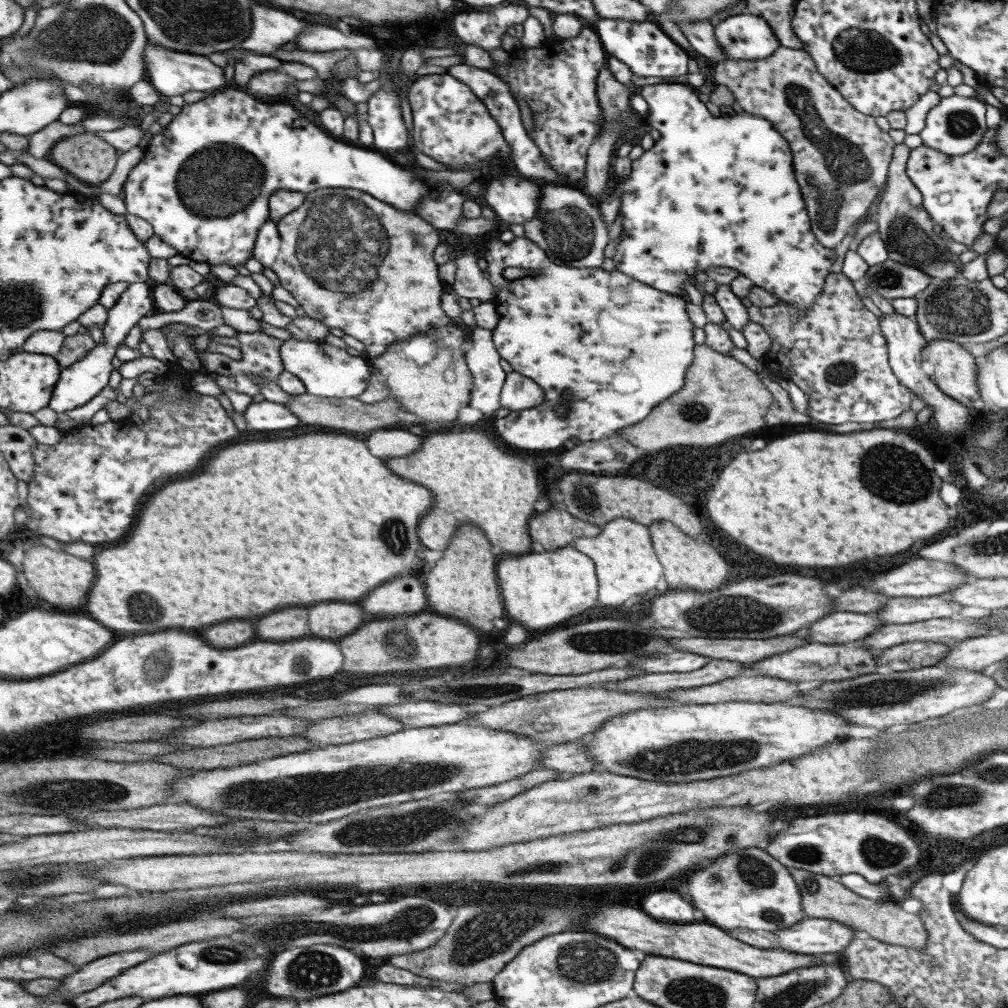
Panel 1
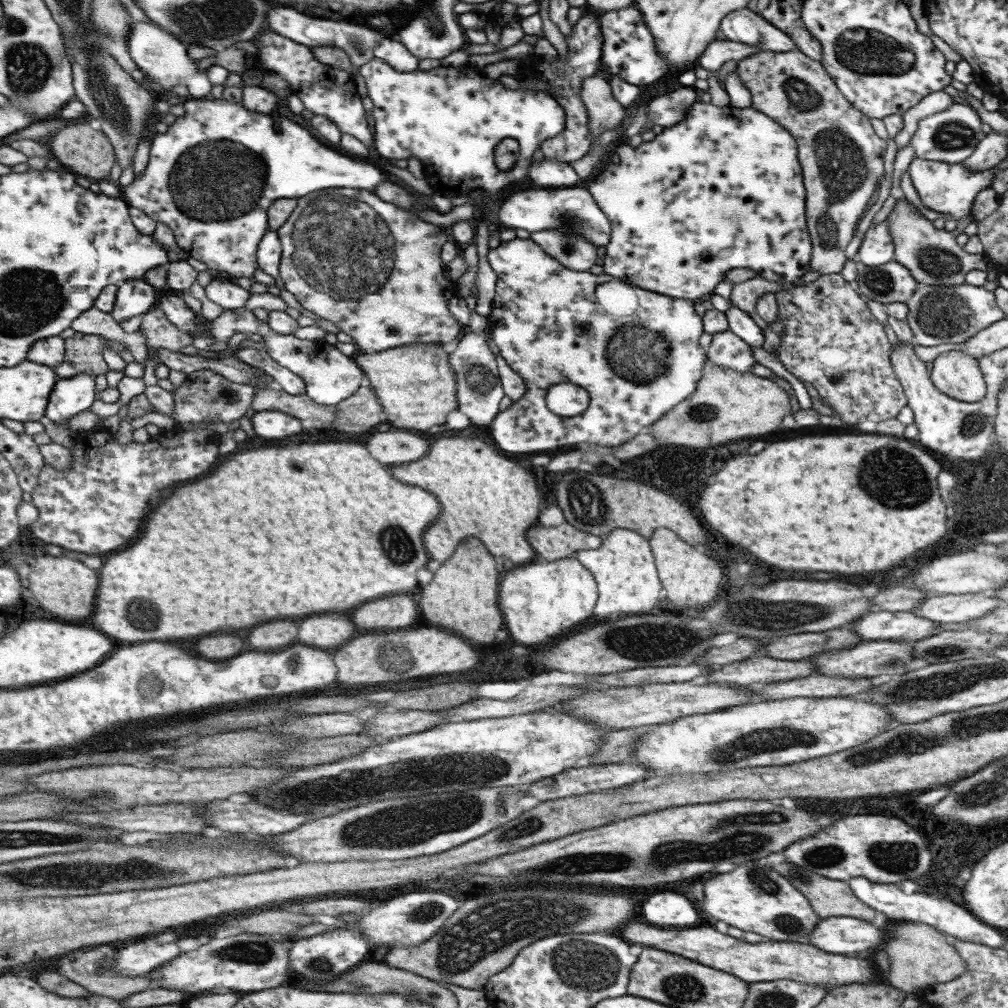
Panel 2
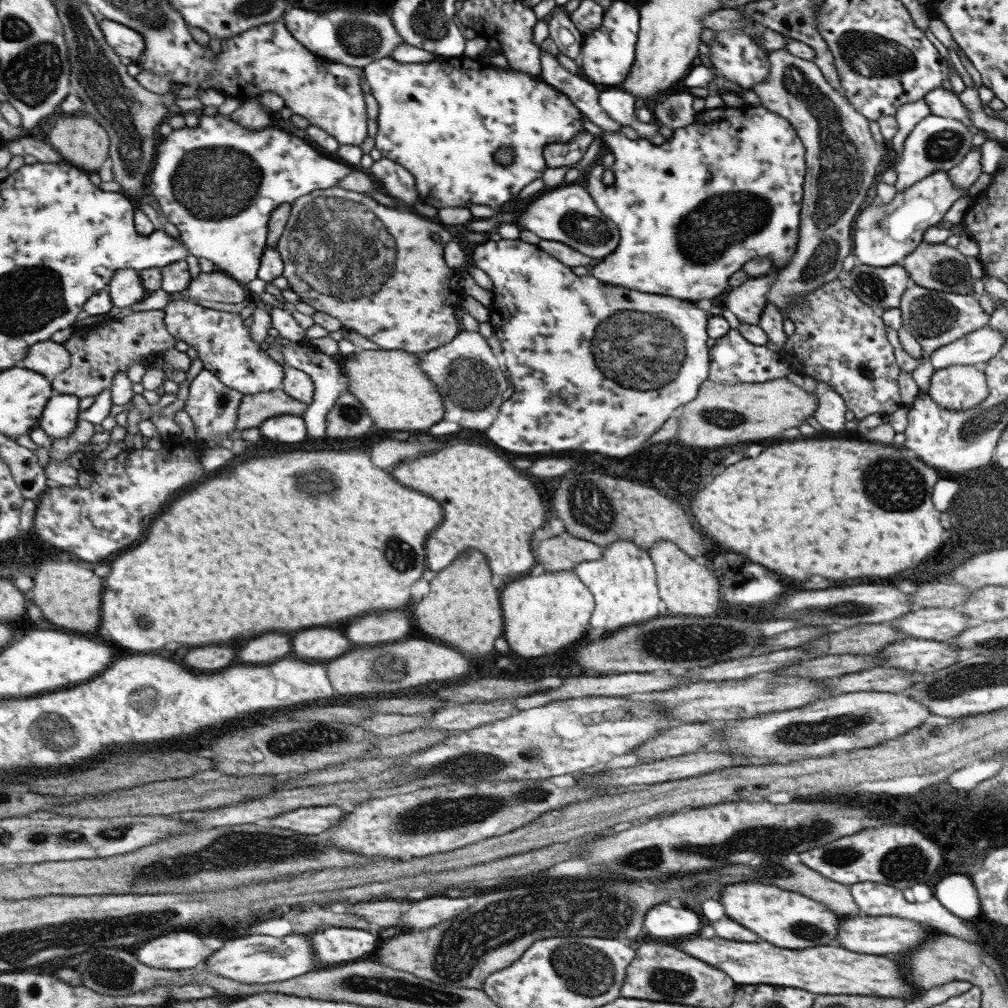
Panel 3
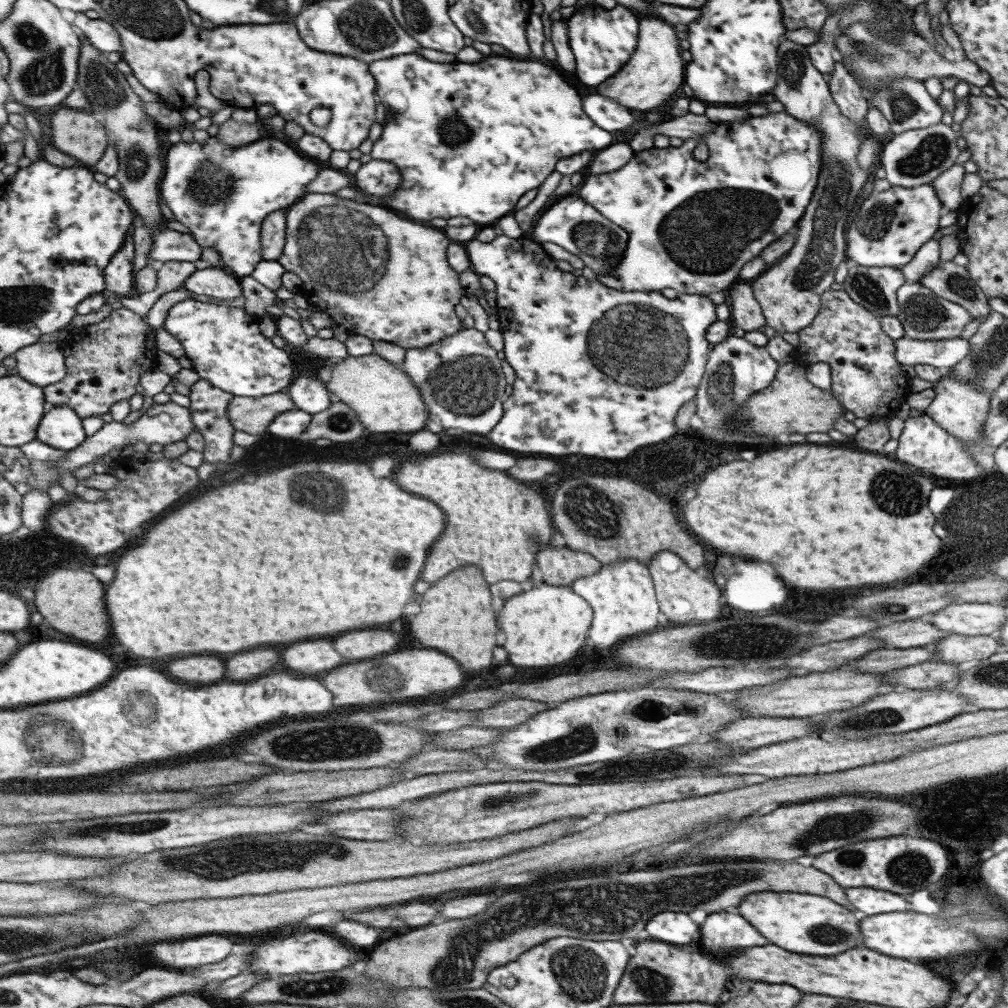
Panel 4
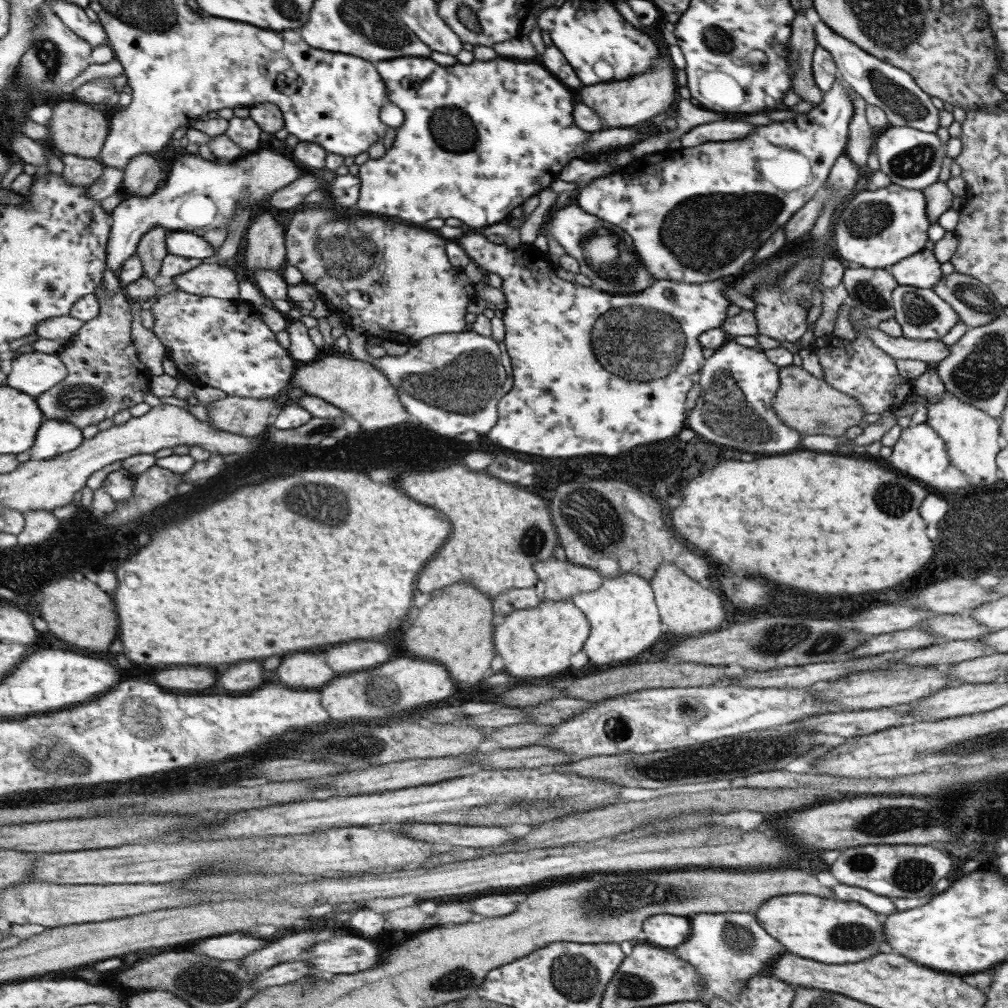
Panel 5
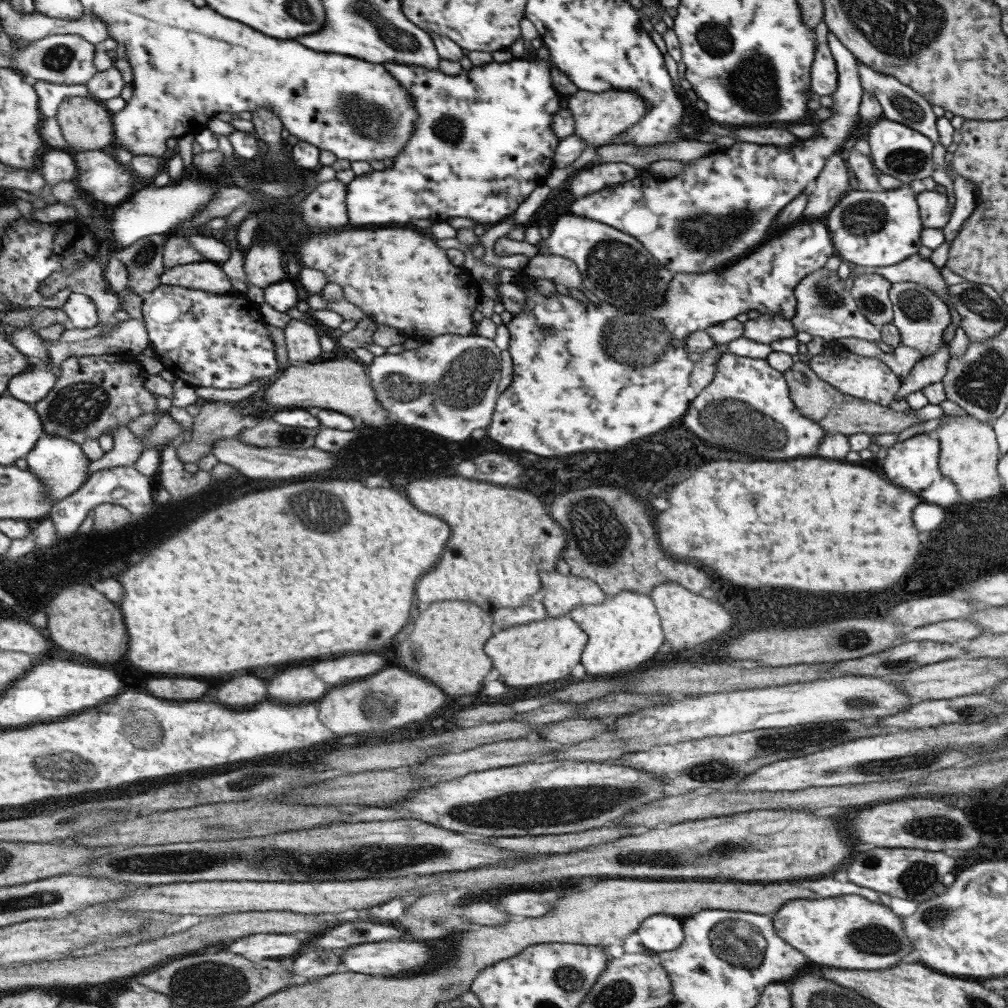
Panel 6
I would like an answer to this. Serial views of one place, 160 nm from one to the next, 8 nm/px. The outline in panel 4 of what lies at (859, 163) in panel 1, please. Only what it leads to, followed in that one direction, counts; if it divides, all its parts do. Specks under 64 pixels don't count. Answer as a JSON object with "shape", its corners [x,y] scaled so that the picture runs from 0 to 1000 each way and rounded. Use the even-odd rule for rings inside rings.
{"shape":[[[775,40],[770,54],[770,80],[764,92],[768,99],[777,103],[777,109],[787,117],[791,117],[808,125],[813,131],[813,168],[805,193],[805,198],[799,206],[795,217],[792,219],[793,228],[789,241],[780,252],[769,262],[759,267],[758,270],[743,280],[747,289],[747,296],[753,301],[759,322],[767,325],[770,330],[793,329],[807,317],[813,303],[813,292],[822,287],[827,280],[828,266],[839,257],[839,240],[836,226],[840,215],[850,204],[852,188],[860,179],[860,170],[852,165],[849,160],[853,142],[860,134],[858,127],[842,119],[834,113],[832,106],[824,97],[821,80],[805,63],[800,46],[789,44],[784,40]]]}

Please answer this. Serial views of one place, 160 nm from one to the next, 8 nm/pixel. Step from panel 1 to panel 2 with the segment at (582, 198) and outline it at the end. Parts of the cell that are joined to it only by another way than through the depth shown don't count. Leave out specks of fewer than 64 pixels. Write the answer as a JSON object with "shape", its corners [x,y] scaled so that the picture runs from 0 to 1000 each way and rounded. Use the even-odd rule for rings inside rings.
{"shape":[[[539,228],[526,232],[526,238],[535,242],[539,250],[563,268],[583,269],[589,262],[590,244],[580,240],[576,234],[563,233],[557,228]]]}

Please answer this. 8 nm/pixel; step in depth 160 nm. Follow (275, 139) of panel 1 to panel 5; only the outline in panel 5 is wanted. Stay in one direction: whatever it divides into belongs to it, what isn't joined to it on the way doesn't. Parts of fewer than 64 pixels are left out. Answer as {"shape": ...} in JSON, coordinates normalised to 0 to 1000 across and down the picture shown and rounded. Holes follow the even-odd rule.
{"shape":[[[255,147],[253,150],[239,152],[229,159],[203,159],[196,153],[180,152],[170,163],[168,175],[163,178],[163,185],[146,197],[120,199],[110,211],[111,224],[107,241],[107,265],[117,272],[124,260],[137,250],[142,233],[152,226],[162,226],[167,230],[180,229],[190,231],[199,227],[222,228],[225,220],[233,212],[233,201],[243,198],[249,212],[257,212],[260,203],[272,190],[285,185],[301,172],[300,166],[286,158],[273,148]]]}

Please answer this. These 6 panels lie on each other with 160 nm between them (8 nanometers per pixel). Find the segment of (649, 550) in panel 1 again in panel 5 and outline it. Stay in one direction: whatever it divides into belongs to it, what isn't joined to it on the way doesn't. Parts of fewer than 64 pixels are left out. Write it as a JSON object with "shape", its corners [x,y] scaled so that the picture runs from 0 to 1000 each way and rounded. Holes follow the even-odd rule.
{"shape":[[[617,568],[610,573],[597,574],[590,585],[569,589],[564,594],[585,619],[578,645],[587,660],[595,663],[616,661],[620,655],[638,646],[650,645],[659,637],[656,616],[643,576],[628,568]]]}

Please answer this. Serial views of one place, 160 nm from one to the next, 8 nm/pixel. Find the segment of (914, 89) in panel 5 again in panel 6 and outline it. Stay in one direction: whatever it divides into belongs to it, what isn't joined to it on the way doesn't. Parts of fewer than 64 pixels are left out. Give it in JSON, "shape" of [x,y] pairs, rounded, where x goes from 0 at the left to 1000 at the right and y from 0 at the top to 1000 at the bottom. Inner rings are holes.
{"shape":[[[851,61],[849,65],[855,89],[861,89],[870,98],[875,107],[876,117],[897,123],[900,127],[905,127],[908,131],[919,135],[926,144],[930,143],[932,136],[929,131],[929,116],[924,110],[924,104],[913,93],[902,85],[894,83],[888,76],[874,73]]]}

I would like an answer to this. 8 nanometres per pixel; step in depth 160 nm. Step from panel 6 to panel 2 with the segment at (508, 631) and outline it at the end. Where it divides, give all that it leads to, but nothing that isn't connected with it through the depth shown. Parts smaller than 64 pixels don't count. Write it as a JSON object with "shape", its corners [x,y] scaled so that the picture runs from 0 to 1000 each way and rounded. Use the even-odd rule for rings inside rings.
{"shape":[[[564,553],[560,555],[555,555],[554,557],[543,558],[541,556],[536,556],[531,554],[527,559],[522,561],[511,562],[511,565],[505,563],[503,569],[499,569],[499,573],[494,577],[494,604],[497,606],[499,612],[499,623],[505,625],[505,631],[509,635],[513,635],[515,639],[521,639],[521,641],[533,641],[533,639],[547,639],[551,635],[562,631],[566,627],[568,621],[576,619],[578,615],[586,612],[589,599],[591,598],[591,593],[593,592],[593,587],[591,584],[591,577],[588,570],[571,555],[571,553]]]}

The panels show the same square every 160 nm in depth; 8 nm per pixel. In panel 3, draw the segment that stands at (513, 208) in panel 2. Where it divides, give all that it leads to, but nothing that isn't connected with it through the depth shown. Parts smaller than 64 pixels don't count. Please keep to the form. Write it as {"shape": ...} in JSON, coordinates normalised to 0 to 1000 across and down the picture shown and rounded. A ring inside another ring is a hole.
{"shape":[[[558,183],[550,188],[538,188],[526,198],[517,206],[513,220],[509,220],[515,222],[517,228],[524,228],[538,238],[562,242],[585,257],[592,256],[594,259],[612,244],[615,236],[612,225],[592,208],[580,186]]]}

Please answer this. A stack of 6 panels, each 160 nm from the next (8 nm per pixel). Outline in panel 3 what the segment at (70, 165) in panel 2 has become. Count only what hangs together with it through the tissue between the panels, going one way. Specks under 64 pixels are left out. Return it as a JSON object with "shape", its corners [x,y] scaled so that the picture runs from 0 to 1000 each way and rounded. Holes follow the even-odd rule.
{"shape":[[[89,114],[61,117],[51,131],[51,141],[65,161],[86,171],[97,170],[109,156],[109,133]]]}

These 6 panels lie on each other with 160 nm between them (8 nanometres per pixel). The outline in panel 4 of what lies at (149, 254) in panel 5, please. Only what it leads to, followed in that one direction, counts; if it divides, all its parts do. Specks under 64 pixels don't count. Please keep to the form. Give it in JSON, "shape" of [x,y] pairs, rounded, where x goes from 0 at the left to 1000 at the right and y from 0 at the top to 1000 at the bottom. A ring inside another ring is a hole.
{"shape":[[[82,34],[81,54],[78,64],[76,85],[88,98],[88,107],[102,120],[103,125],[113,136],[113,143],[120,158],[120,165],[115,173],[120,182],[118,191],[127,198],[137,216],[144,220],[144,226],[157,233],[163,216],[158,208],[158,178],[161,174],[161,165],[158,161],[158,130],[160,127],[146,113],[144,101],[134,93],[130,83],[126,81],[124,73],[117,67],[117,63],[108,62],[106,53],[98,50],[89,43]]]}

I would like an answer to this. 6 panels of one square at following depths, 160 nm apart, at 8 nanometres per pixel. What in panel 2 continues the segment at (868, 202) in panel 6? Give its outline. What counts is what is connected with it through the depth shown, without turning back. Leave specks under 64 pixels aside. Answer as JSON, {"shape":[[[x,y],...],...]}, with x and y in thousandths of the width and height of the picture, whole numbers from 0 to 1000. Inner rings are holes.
{"shape":[[[906,156],[899,170],[916,204],[929,211],[941,211],[942,217],[947,220],[953,216],[963,216],[963,201],[965,201],[967,192],[981,186],[989,172],[986,166],[964,170],[954,162],[939,163],[910,156]],[[876,218],[858,229],[848,256],[857,264],[873,264],[884,260],[887,253],[885,240],[880,218]]]}

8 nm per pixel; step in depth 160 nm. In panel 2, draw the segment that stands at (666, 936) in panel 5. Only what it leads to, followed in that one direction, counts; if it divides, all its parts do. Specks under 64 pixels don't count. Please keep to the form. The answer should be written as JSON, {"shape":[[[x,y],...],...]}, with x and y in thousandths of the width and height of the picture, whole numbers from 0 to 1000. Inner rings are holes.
{"shape":[[[670,885],[648,887],[638,895],[640,915],[656,921],[684,921],[695,911],[691,903],[694,902],[686,899],[684,891]]]}

